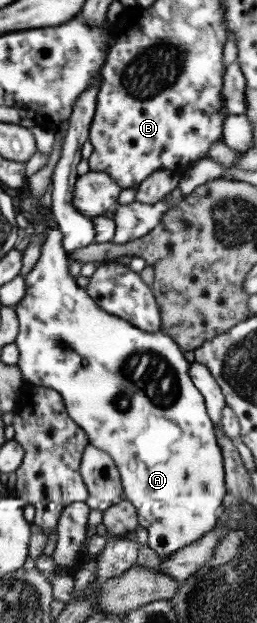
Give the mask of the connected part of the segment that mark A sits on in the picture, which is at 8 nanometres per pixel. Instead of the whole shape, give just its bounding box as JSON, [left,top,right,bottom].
[16,204,229,562]

